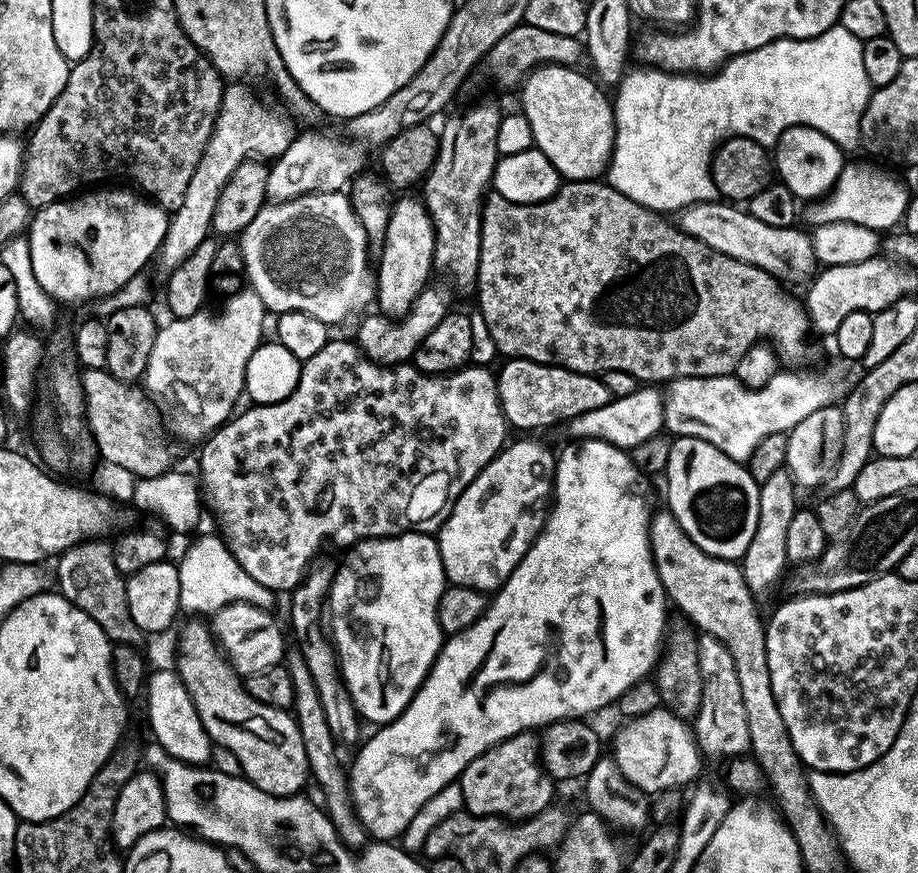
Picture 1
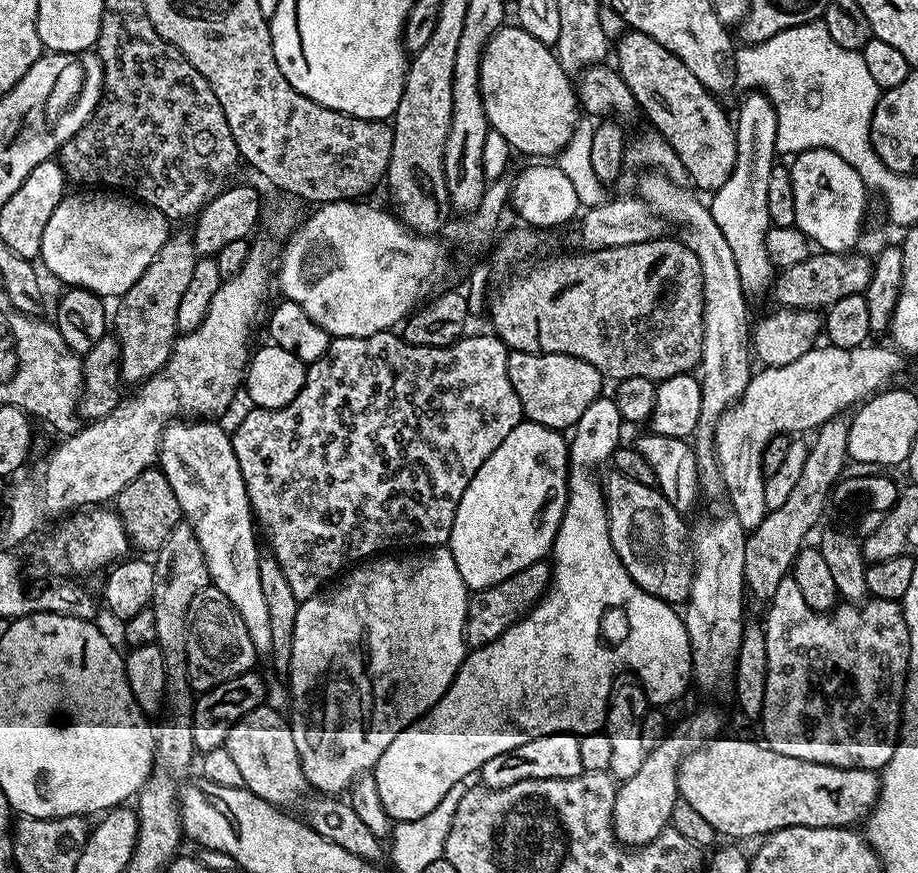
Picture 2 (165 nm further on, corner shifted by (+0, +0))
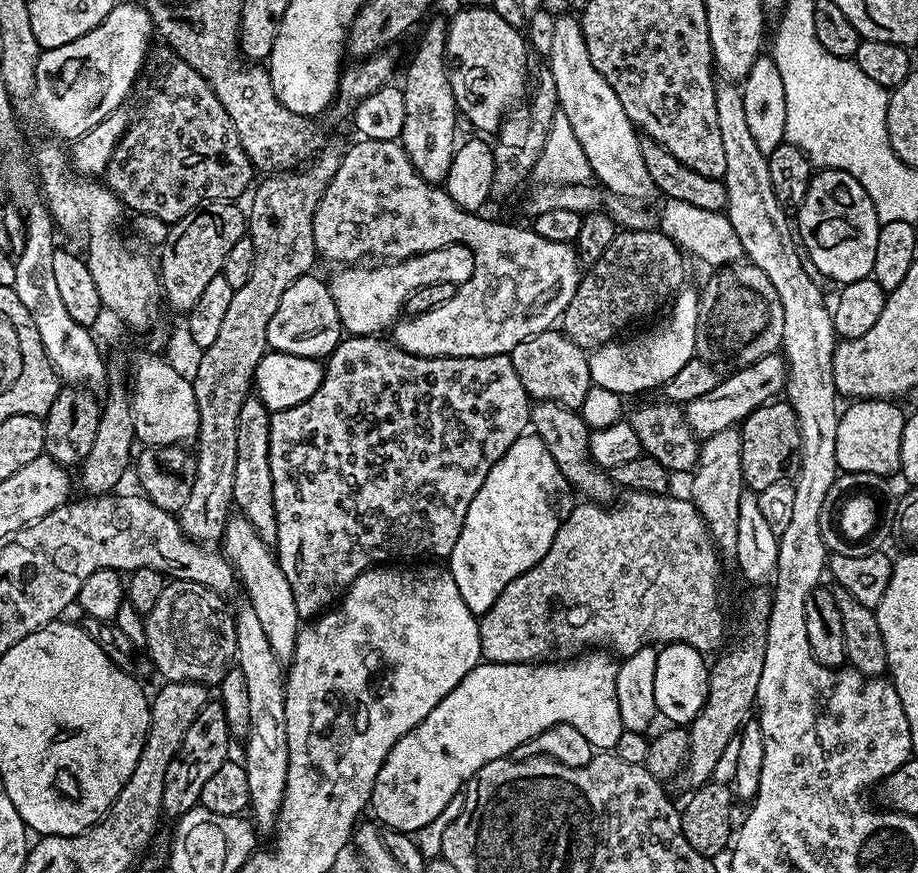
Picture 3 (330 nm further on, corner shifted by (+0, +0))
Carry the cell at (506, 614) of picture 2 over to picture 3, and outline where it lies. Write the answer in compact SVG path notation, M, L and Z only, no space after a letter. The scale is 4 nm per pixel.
M625 491L624 496L620 500L620 508L608 508L612 506L605 506L600 502L580 502L572 509L572 513L567 516L562 522L562 526L558 530L558 534L554 534L554 542L550 546L550 550L546 550L546 554L538 561L530 570L526 570L518 578L514 578L514 582L510 582L510 586L506 586L506 590L502 590L502 594L498 594L498 598L494 602L494 606L490 606L490 610L486 610L484 615L479 617L480 621L480 655L487 663L490 664L535 664L537 662L544 662L549 659L548 656L552 651L556 651L558 655L564 656L560 658L576 658L581 655L583 648L609 648L612 652L617 652L620 658L625 658L634 654L636 650L642 650L645 645L663 646L665 644L688 644L694 650L703 652L705 654L715 653L717 650L723 649L726 644L724 640L724 612L720 609L720 560L722 560L721 553L718 551L715 542L712 540L711 534L708 532L707 524L703 520L702 514L698 512L692 501L683 496L672 496L673 494L665 494L659 496L658 494L646 494L645 492L630 492Z

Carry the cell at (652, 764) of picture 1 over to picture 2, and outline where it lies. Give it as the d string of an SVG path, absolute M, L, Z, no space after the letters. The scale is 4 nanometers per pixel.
M716 738L711 742L705 743L703 746L697 747L684 757L684 761L676 769L676 790L679 799L685 800L690 806L694 806L694 810L698 810L698 814L702 814L702 818L706 818L706 822L710 822L712 829L721 837L760 836L759 838L764 838L776 832L779 828L847 828L855 825L855 820L857 822L863 821L872 813L873 808L876 807L876 799L880 793L880 777L873 769L835 768L829 764L820 764L816 760L799 760L793 756L778 754L773 748L767 747L763 743L760 743L761 745L755 744L752 740L724 739Z

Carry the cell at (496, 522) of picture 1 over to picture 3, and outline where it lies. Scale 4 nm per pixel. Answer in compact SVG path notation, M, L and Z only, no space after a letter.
M535 434L519 436L494 462L482 490L474 494L470 510L466 510L466 522L454 550L446 558L447 571L462 594L462 602L478 618L526 570L530 570L550 550L554 534L562 522L572 513L574 489L558 470L558 462L550 458L550 450Z

